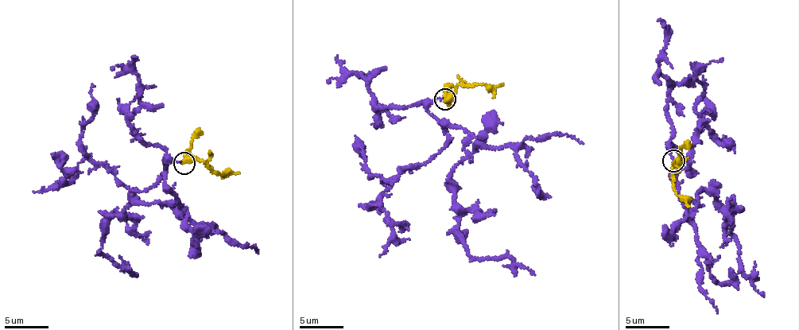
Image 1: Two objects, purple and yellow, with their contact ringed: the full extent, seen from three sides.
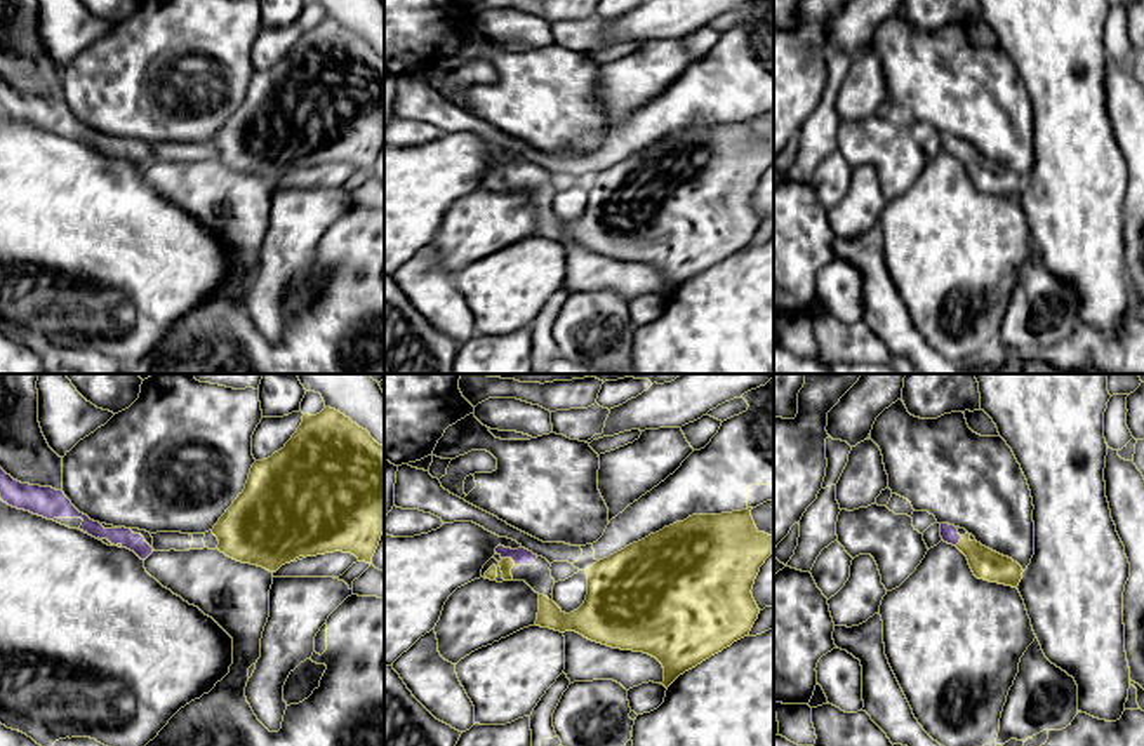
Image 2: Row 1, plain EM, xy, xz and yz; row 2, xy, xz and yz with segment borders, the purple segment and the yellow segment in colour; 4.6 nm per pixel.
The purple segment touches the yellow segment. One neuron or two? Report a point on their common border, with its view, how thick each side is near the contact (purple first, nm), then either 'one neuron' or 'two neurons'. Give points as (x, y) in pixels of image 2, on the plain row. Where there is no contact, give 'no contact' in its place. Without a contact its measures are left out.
meets purple in xz at (510, 167); 80 nm thick on the purple side, 60 nm on the other; one neuron

